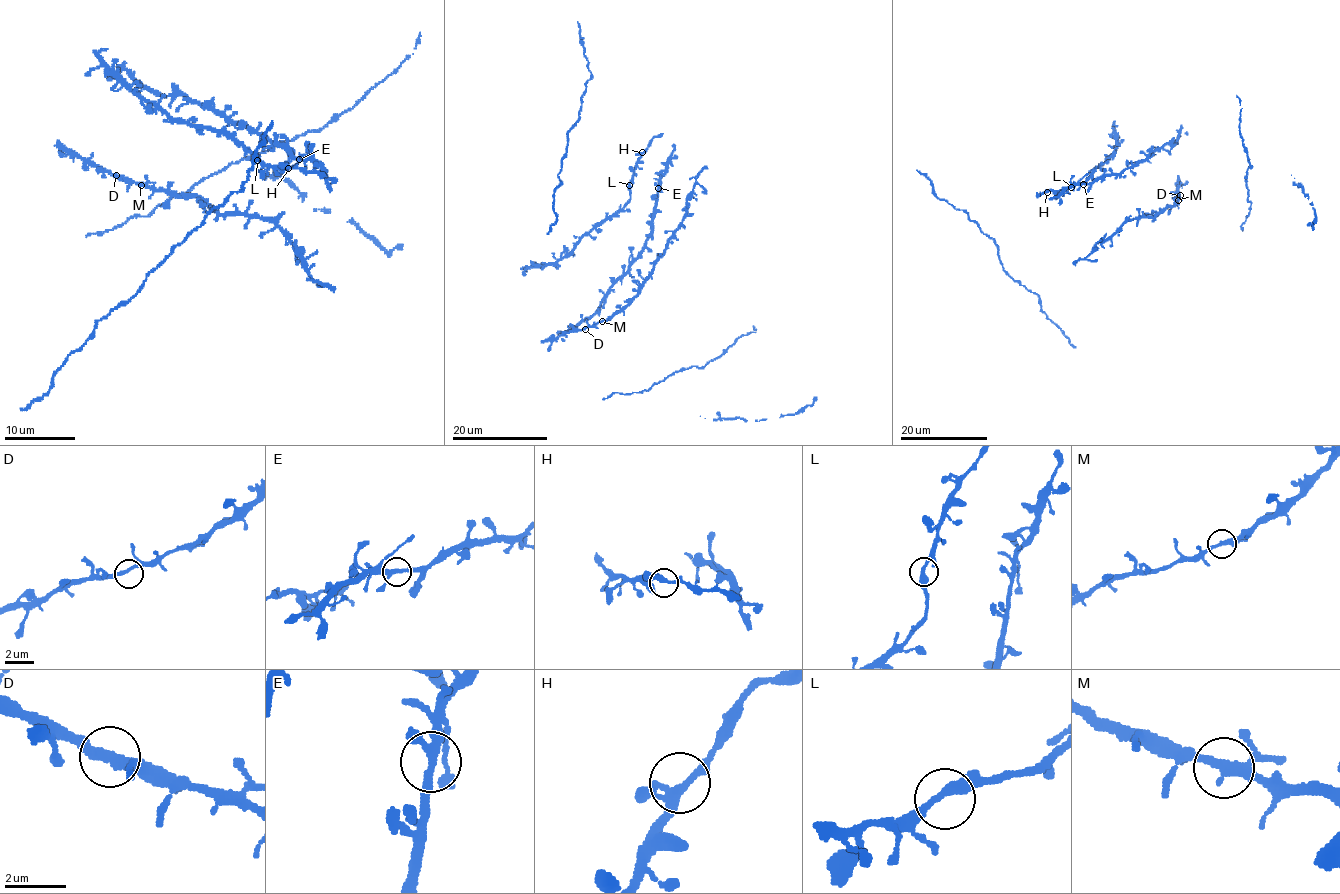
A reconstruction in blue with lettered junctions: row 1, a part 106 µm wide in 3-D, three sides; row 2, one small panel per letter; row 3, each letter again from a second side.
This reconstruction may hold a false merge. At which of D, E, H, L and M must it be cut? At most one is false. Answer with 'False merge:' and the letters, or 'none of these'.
False merge: none of these

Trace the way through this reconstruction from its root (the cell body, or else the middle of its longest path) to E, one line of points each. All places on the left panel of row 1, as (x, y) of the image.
E: (263, 147), (259, 136), (263, 134), (273, 142), (285, 145), (292, 156), (299, 159)

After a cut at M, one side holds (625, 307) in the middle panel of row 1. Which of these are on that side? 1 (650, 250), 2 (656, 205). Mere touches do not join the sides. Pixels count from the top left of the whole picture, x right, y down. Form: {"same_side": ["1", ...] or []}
{"same_side": []}

